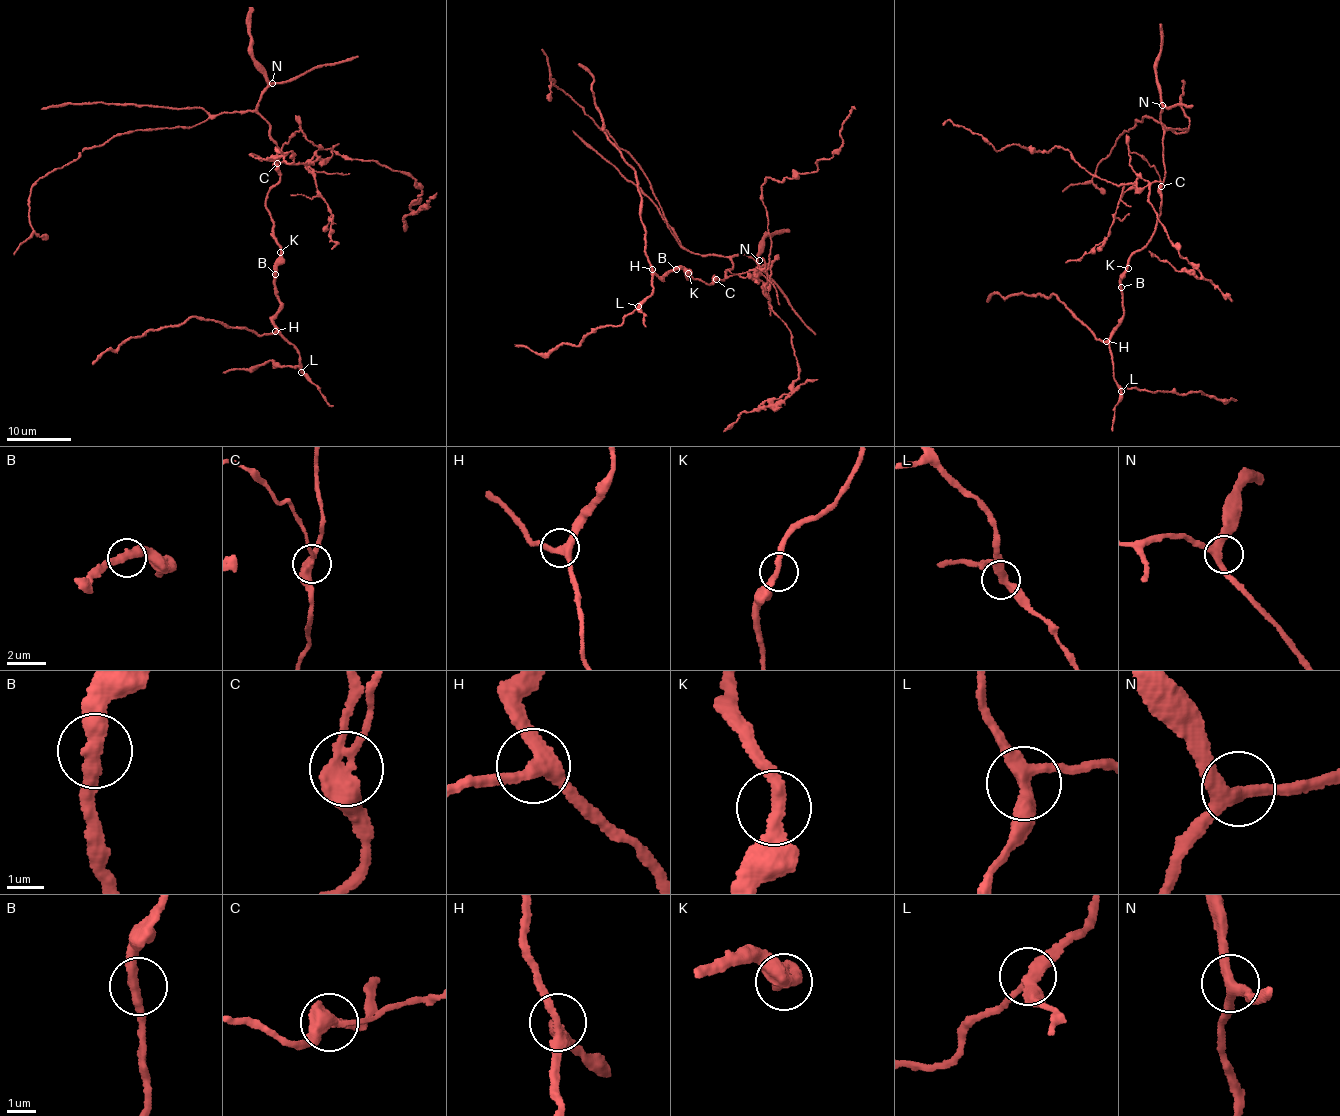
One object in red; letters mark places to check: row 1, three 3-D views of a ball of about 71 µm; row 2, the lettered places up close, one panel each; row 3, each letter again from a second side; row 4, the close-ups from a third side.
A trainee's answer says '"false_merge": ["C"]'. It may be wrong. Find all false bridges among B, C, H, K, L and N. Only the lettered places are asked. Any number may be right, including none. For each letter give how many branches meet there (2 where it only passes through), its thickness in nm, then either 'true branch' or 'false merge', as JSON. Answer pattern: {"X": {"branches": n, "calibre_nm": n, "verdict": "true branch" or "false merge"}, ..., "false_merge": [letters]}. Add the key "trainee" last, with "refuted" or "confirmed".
{"B": {"branches": 2, "calibre_nm": 360, "verdict": "true branch"}, "C": {"branches": 3, "calibre_nm": 360, "verdict": "false merge"}, "H": {"branches": 3, "calibre_nm": 320, "verdict": "true branch"}, "K": {"branches": 2, "calibre_nm": 300, "verdict": "true branch"}, "L": {"branches": 3, "calibre_nm": 340, "verdict": "true branch"}, "N": {"branches": 3, "calibre_nm": 320, "verdict": "true branch"}, "false_merge": ["C"], "trainee": "confirmed"}

